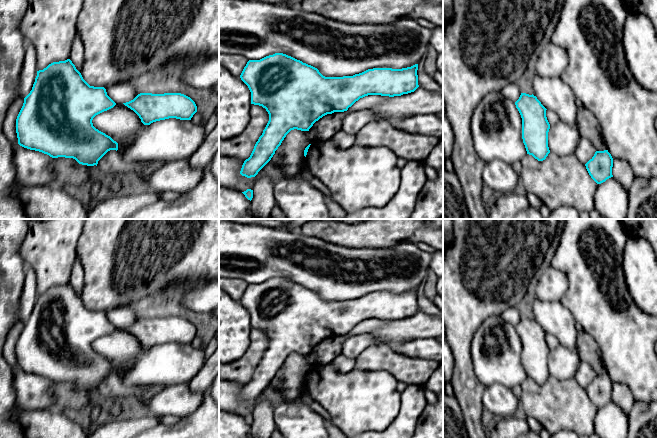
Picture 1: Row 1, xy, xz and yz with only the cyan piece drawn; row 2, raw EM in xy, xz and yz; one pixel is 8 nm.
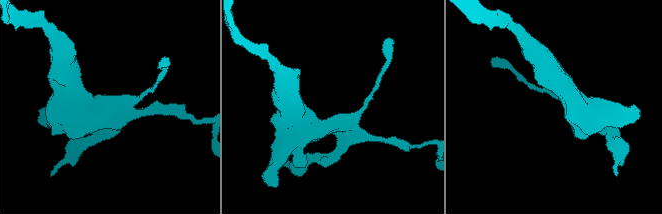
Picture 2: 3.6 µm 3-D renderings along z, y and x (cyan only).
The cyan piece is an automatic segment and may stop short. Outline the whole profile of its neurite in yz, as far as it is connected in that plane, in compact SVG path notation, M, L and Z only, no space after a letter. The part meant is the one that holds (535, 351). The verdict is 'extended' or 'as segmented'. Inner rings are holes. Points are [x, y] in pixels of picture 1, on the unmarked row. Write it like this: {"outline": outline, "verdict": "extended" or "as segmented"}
{"outline": "M521 317L515 326L522 342L522 363L527 378L538 385L546 383L550 377L548 371L548 356L550 348L546 341L546 332L536 320Z", "verdict": "as segmented"}

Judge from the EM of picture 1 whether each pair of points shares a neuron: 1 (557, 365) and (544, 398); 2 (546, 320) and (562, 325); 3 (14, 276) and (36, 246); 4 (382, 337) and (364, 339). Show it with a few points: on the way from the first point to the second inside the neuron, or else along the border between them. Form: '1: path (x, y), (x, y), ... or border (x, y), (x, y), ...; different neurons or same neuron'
1: border (550, 375), (560, 380), (574, 378); different neurons
2: path (550, 320), (558, 321); same neuron
3: border (24, 237), (19, 255), (26, 263); different neurons
4: border (370, 333), (378, 343); different neurons

